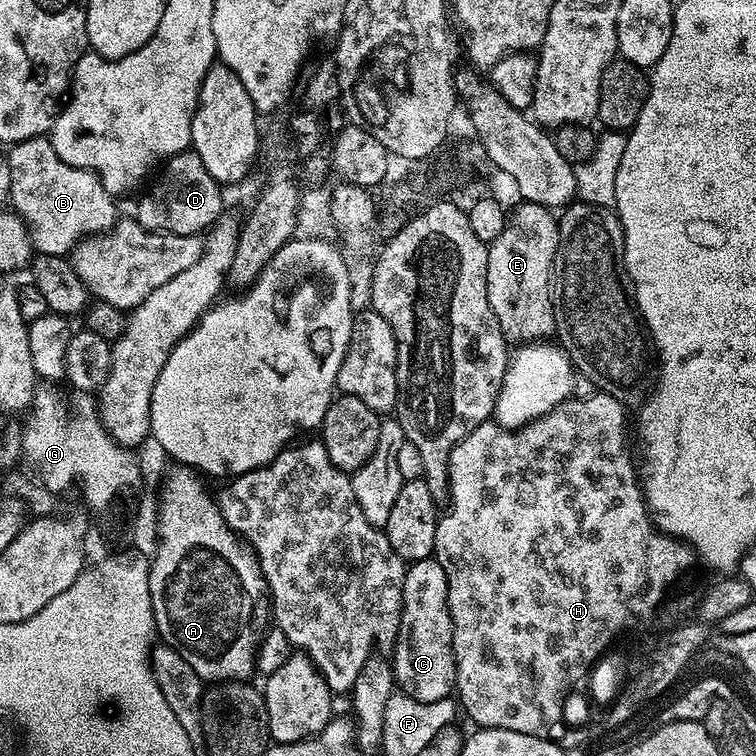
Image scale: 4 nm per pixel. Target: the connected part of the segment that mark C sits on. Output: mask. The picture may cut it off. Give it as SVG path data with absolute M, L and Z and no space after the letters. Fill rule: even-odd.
M434 558L413 560L407 565L400 610L400 627L394 641L396 653L390 656L399 691L418 702L449 699L456 687L456 655L452 649L448 579L446 570Z

